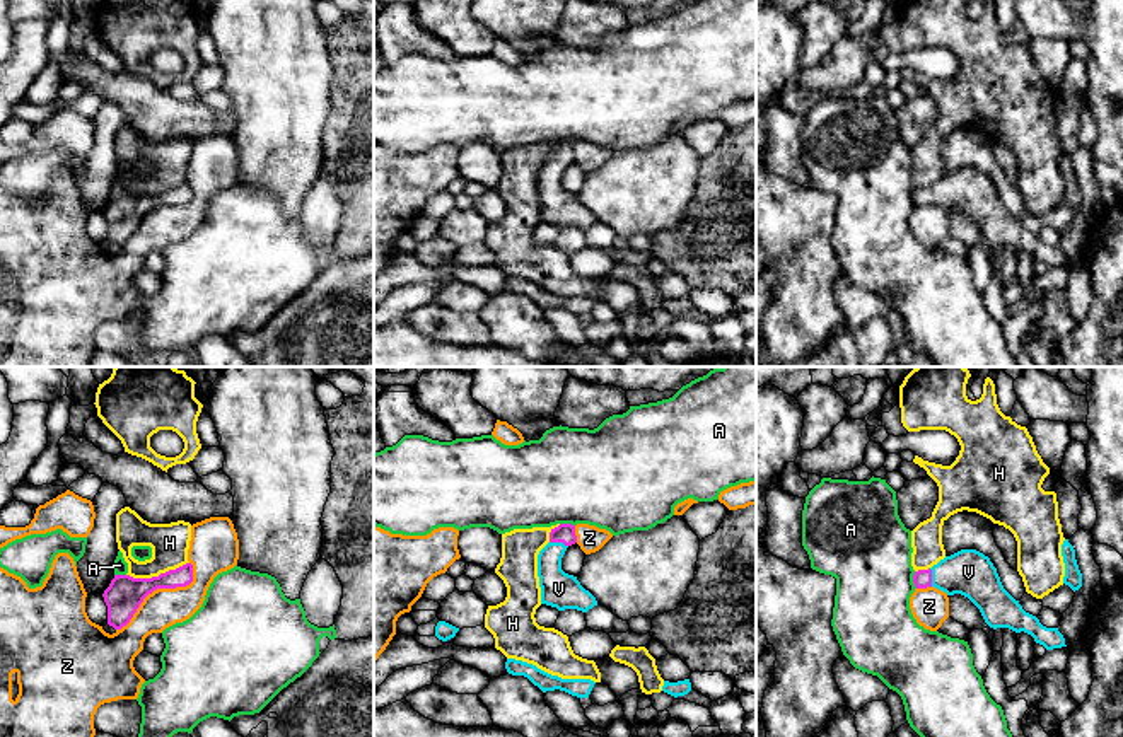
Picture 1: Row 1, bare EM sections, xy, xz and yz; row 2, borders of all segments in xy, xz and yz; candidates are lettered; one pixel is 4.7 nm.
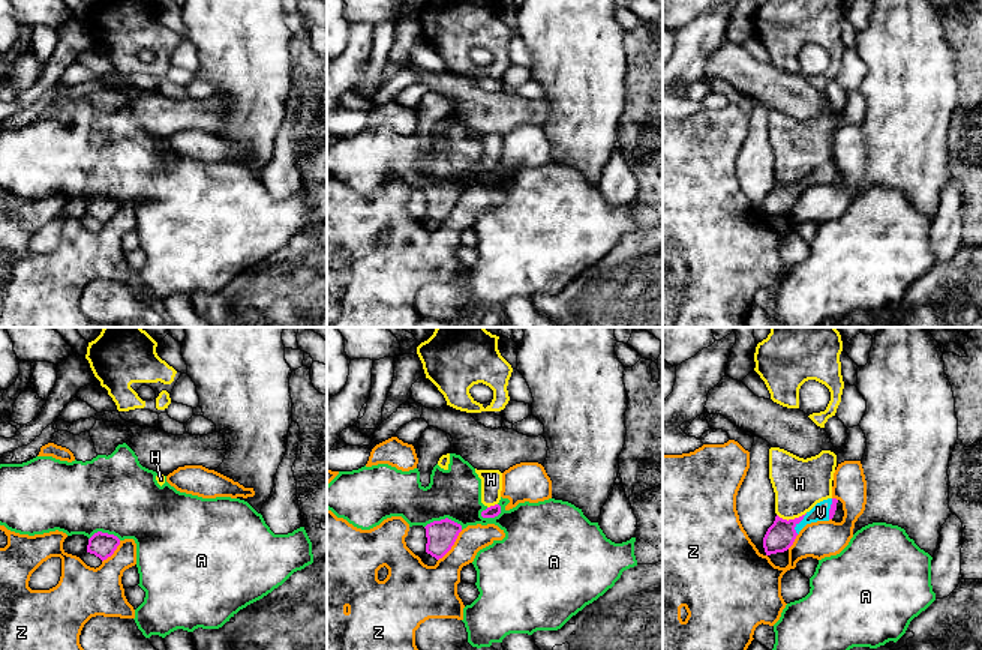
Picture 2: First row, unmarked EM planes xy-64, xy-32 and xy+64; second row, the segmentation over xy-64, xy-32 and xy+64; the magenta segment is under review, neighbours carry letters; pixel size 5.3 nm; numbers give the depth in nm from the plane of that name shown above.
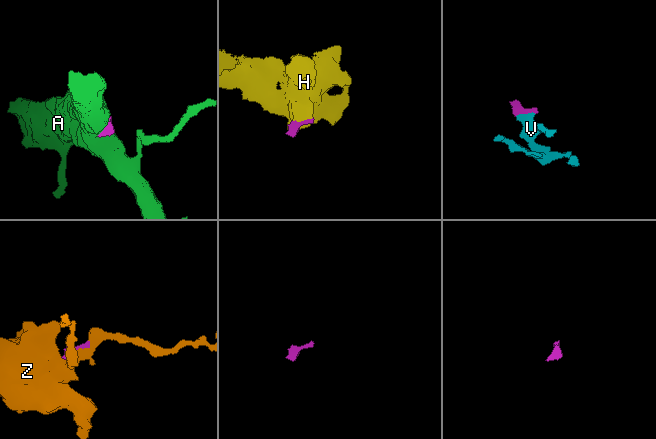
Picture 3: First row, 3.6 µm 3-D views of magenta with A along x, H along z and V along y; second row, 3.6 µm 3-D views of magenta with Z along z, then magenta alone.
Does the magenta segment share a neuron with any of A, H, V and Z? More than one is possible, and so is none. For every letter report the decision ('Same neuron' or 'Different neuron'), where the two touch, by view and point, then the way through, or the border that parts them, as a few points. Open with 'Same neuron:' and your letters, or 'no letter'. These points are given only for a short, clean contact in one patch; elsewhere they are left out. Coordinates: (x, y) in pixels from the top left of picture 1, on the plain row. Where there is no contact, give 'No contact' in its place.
Same neuron: V
A: Different neuron. Touches magenta at yz (913, 198)
H: Different neuron. Touches magenta at xy (159, 193). Boundary: xy (188, 179), (151, 195), (127, 193)
V: Same neuron. Touches magenta at xz (558, 159). Path across: xz (565, 150), (558, 159), (558, 207)
Z: Different neuron. Touches magenta at xy (157, 205)

